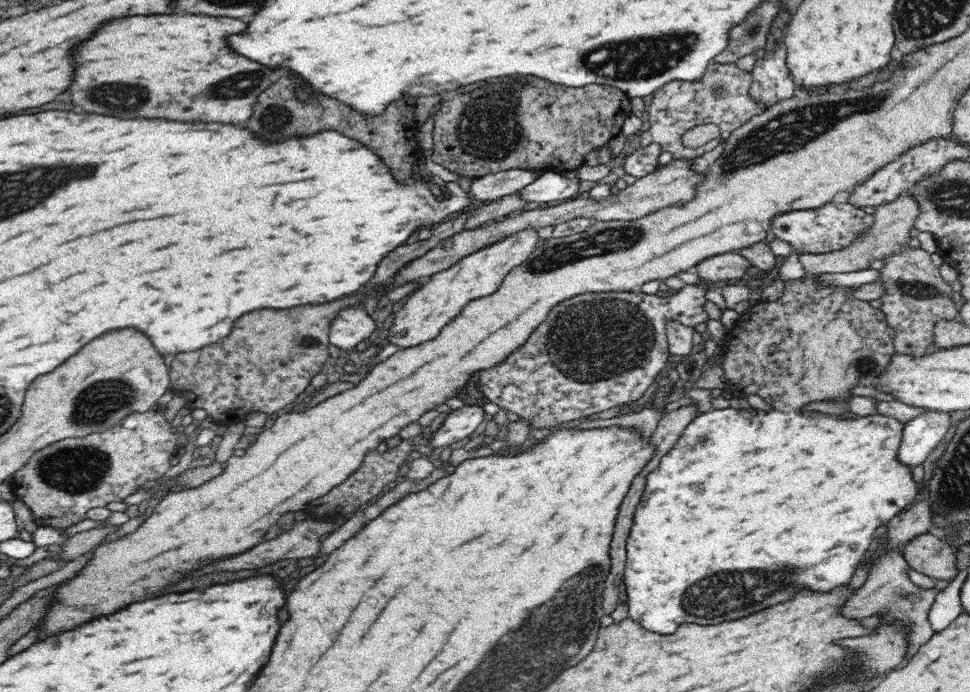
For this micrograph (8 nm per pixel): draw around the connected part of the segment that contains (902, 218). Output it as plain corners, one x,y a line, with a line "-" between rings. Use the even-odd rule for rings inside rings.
902,194
892,202
875,206
872,224
856,240
846,248
820,254
800,254
799,260
806,271
806,276
816,278
820,274
844,274
844,272
860,272
868,270
874,260
884,260
886,256
899,253
904,247
909,247
910,229
920,212
915,198

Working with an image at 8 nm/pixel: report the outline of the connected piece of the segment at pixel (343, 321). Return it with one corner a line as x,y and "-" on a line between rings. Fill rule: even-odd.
362,306
344,308
331,323
329,342
339,346
344,353
354,350
357,344
369,337
374,337
377,327
374,316
368,315

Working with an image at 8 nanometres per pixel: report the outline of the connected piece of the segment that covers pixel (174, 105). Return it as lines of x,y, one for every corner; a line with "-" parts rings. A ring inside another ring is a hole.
172,14
172,16
126,16
122,20
110,20
102,28
98,28
98,32
92,38
84,40
82,44
78,44
78,48
74,48
74,82
68,86
70,102
74,106
84,108
90,114
116,116
116,118
126,118
126,120
128,118
164,118
164,120
178,120
178,122
224,122
224,124
244,122
246,118
252,116
252,106
258,100
258,94
270,86
270,80
266,80
264,66
252,64
252,60
244,60
244,56
232,52
226,44
228,34
242,32
244,28
246,28
246,22
242,22
238,18
222,18
222,16
216,18
216,16
196,16
196,14
188,14
188,16
178,16
178,14
-
180,110
184,110
186,116
180,116

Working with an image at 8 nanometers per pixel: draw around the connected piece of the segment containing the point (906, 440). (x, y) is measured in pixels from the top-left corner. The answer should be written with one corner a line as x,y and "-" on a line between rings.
929,410
904,423
897,459
911,468
922,464
949,428
949,412
936,410

